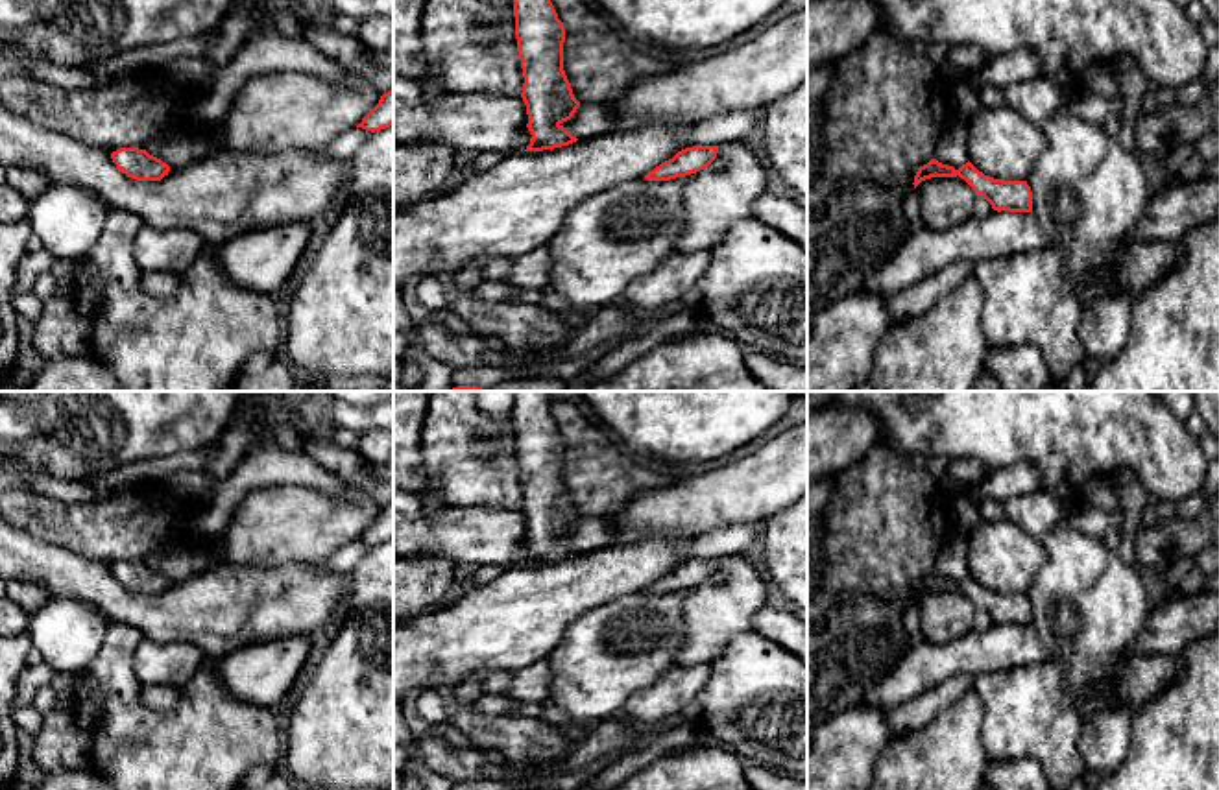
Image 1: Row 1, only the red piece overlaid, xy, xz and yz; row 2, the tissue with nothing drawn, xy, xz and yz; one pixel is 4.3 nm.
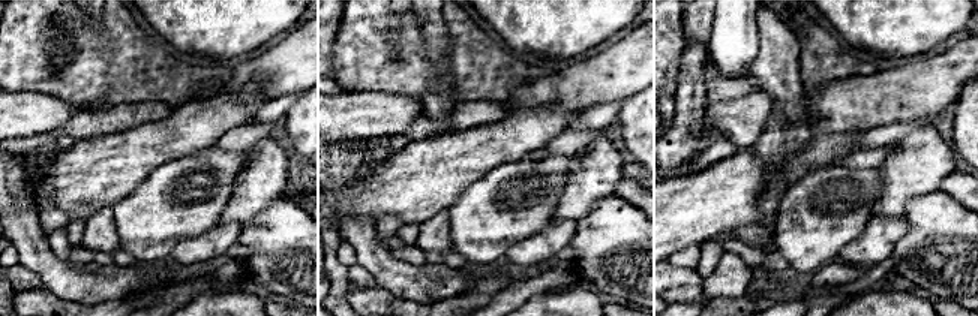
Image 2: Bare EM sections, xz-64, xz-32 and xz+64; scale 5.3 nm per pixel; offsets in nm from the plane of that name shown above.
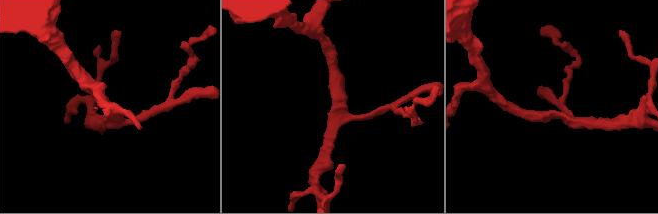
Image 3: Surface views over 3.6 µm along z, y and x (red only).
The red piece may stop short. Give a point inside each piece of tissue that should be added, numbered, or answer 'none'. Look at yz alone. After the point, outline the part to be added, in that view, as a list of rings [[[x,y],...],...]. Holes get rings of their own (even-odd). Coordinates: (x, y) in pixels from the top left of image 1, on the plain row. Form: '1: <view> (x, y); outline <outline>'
none

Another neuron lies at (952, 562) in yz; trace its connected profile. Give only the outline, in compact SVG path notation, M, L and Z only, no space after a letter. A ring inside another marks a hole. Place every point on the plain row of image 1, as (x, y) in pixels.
M947 532L935 563L935 574L959 583L970 574L968 569L968 539Z

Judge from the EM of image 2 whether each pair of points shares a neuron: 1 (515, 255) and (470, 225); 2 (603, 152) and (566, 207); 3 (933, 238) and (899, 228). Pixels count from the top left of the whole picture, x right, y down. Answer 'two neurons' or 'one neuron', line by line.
1: two neurons
2: one neuron
3: two neurons

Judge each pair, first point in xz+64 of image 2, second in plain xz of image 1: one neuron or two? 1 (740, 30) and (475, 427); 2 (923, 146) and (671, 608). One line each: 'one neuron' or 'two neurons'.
1: two neurons
2: two neurons

